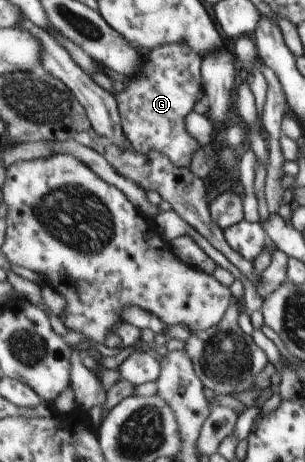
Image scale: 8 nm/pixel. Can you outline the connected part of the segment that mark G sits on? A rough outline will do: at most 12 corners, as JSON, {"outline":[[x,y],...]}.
{"outline":[[186,43],[145,53],[115,95],[124,139],[190,167],[205,98]]}

